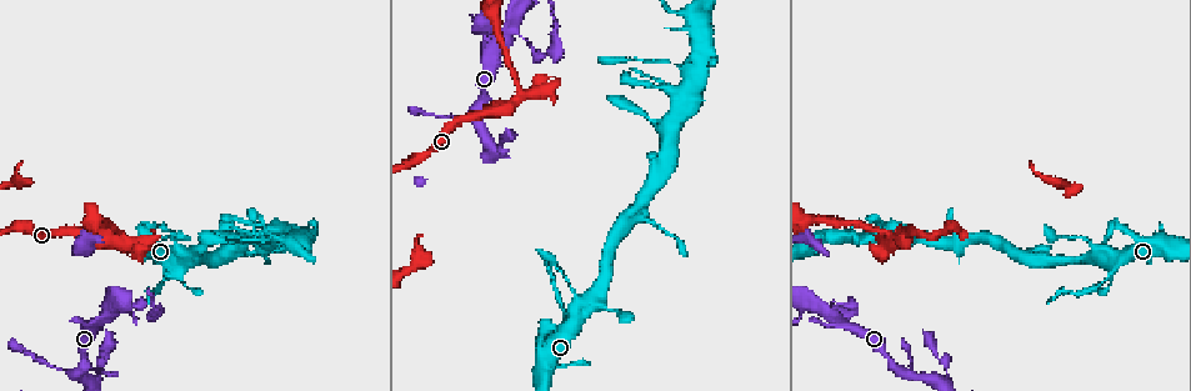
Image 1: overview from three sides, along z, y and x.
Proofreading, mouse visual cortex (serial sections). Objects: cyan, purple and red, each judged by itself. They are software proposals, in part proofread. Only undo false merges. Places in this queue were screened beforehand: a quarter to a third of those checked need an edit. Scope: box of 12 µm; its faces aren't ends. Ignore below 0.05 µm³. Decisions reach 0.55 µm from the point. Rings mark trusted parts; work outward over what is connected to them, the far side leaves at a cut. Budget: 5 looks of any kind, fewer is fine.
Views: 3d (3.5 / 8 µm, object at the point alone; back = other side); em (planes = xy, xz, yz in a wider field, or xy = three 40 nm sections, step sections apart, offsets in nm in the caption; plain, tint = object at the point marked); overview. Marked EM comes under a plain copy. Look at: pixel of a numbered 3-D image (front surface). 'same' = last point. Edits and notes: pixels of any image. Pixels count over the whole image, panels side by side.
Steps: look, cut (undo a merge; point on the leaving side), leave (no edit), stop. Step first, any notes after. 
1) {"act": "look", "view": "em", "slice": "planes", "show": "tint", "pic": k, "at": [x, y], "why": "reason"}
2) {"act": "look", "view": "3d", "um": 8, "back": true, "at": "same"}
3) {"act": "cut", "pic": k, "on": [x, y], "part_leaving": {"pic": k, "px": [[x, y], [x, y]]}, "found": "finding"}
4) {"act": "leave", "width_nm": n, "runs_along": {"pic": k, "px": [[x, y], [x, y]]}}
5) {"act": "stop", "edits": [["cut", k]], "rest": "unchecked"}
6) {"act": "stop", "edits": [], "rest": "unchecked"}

{"act": "look", "view": "3d", "um": 3.5, "pic": 1, "at": [119, 239], "why": "sudden change in width"}

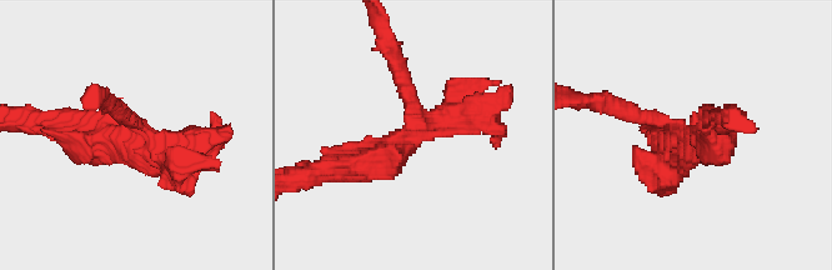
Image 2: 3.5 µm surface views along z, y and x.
{"act": "leave", "arms": 4, "arm_widths_nm": [200, 350, 400, 450], "runs_along": {"pic": 2, "px": [[345, 165], [419, 129], [400, 69]]}, "found": "one cell here"}

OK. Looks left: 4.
{"act": "look", "view": "3d", "um": 3.5, "pic": 1, "at": [99, 375], "why": "thick turns thin"}

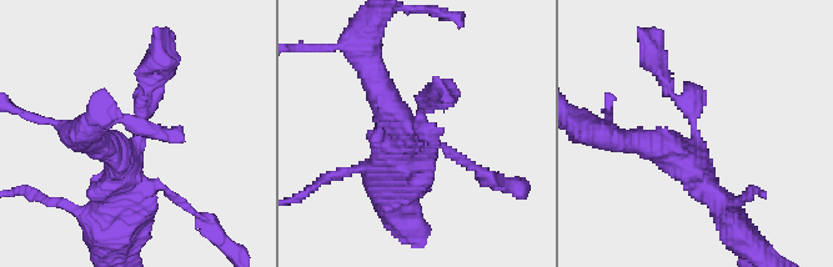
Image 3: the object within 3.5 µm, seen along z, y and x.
{"act": "look", "view": "em", "slice": "planes", "show": "tint", "pic": 3, "at": [695, 127]}

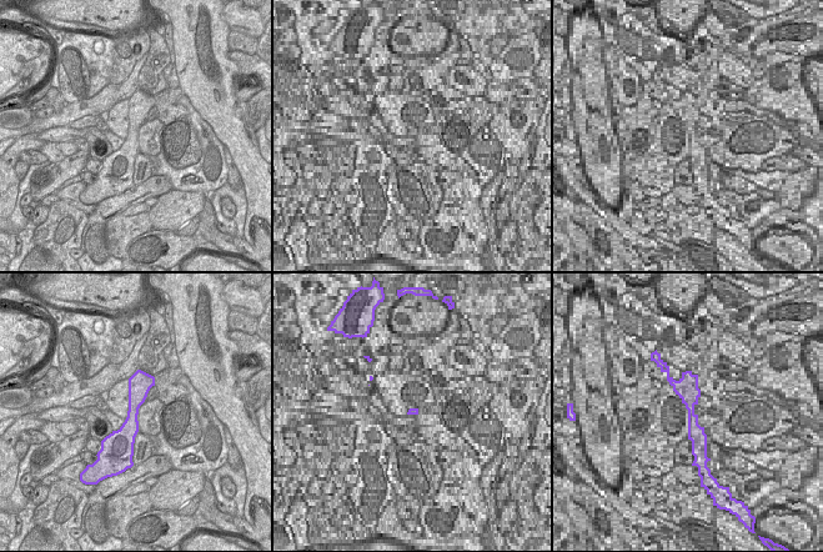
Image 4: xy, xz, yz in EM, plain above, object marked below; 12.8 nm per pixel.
{"act": "leave", "runs_along": {"pic": 3, "px": [[99, 145], [136, 141], [156, 60]]}, "found": "all the same cell"}

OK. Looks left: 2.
{"act": "stop", "edits": [], "rest": "unchecked"}

